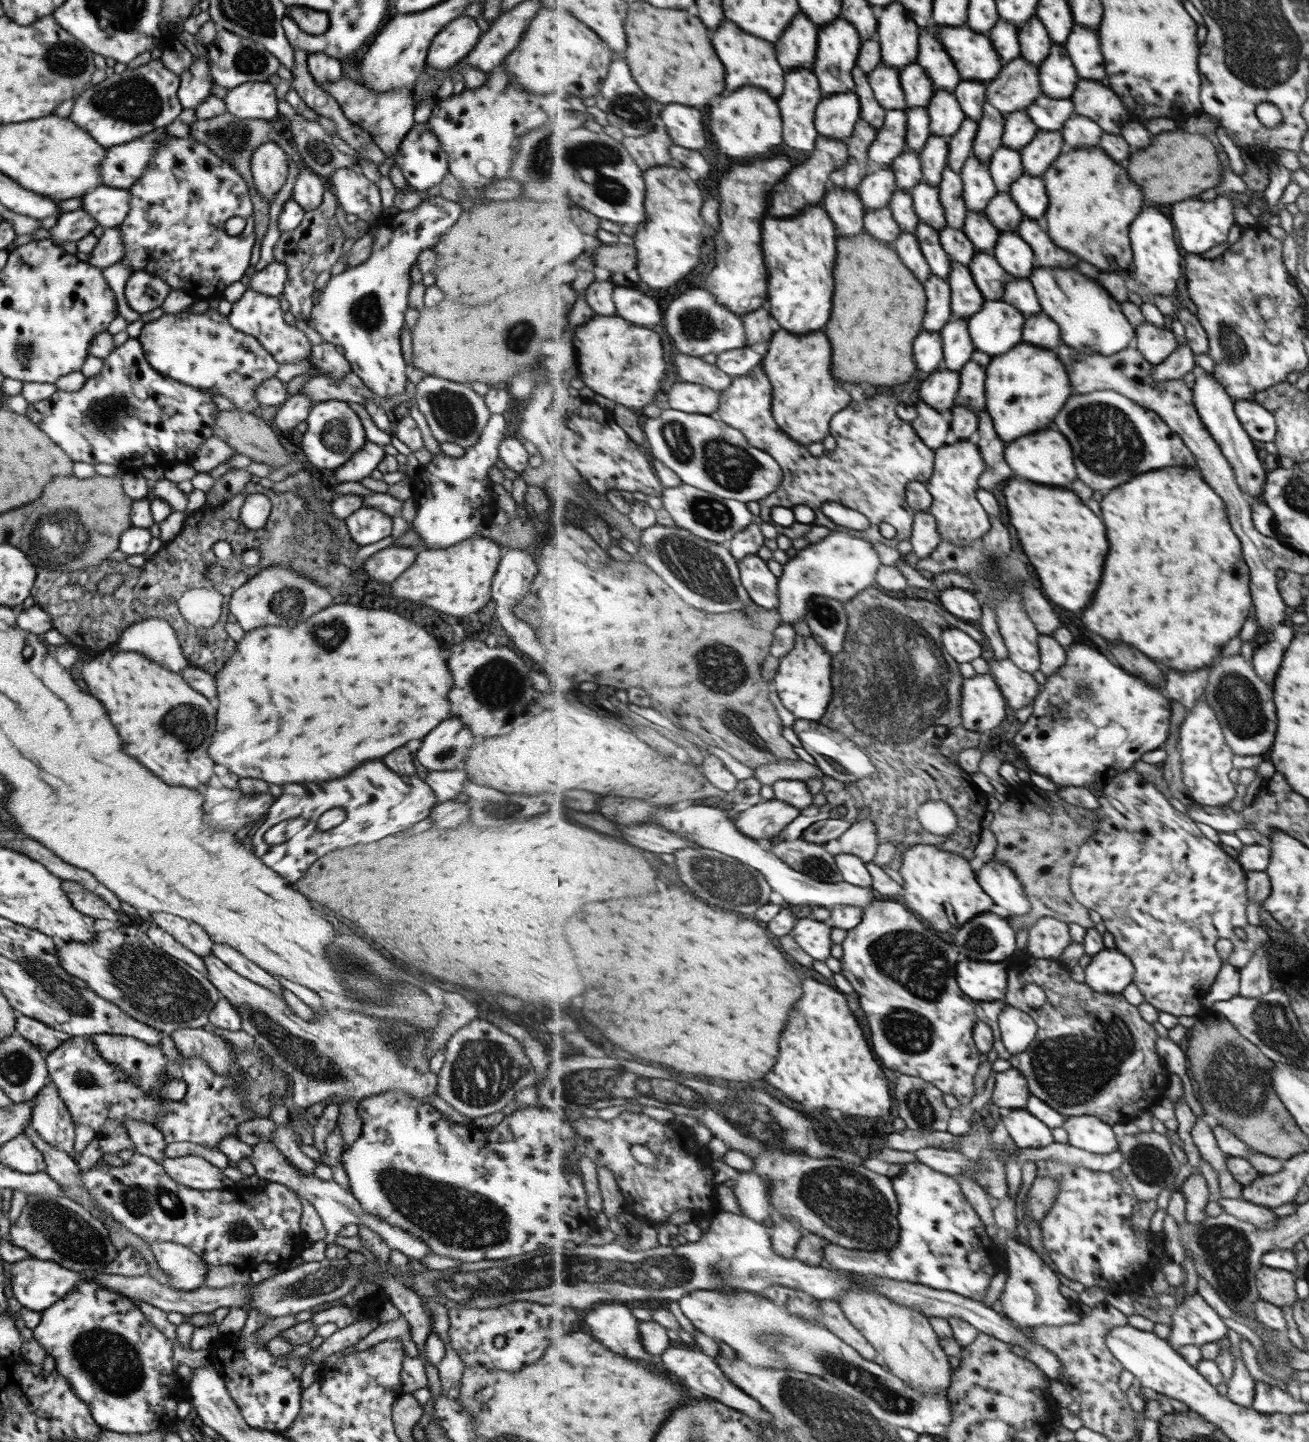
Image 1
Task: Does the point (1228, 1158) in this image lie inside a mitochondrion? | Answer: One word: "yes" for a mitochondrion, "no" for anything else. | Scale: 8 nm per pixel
no

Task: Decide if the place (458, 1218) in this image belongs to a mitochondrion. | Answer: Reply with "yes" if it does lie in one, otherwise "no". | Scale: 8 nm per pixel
yes

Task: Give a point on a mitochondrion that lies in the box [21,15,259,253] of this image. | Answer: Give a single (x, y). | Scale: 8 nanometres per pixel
(133, 99)

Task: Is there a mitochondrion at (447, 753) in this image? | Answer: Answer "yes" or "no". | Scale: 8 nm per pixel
yes

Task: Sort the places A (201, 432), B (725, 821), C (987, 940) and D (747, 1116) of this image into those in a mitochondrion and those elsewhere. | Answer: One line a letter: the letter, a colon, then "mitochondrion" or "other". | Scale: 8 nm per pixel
A: other
B: other
C: mitochondrion
D: mitochondrion

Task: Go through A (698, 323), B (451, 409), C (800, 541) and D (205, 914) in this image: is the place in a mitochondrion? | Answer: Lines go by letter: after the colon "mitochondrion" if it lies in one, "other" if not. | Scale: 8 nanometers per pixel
A: mitochondrion
B: mitochondrion
C: other
D: other

